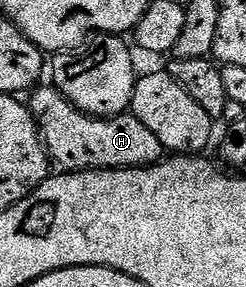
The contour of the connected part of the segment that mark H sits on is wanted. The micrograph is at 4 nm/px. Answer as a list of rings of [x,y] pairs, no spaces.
[[[39,87],[30,94],[29,108],[39,125],[47,156],[60,170],[82,171],[85,169],[145,169],[164,160],[165,150],[161,139],[130,115],[96,119],[82,113],[69,103],[54,87]]]

